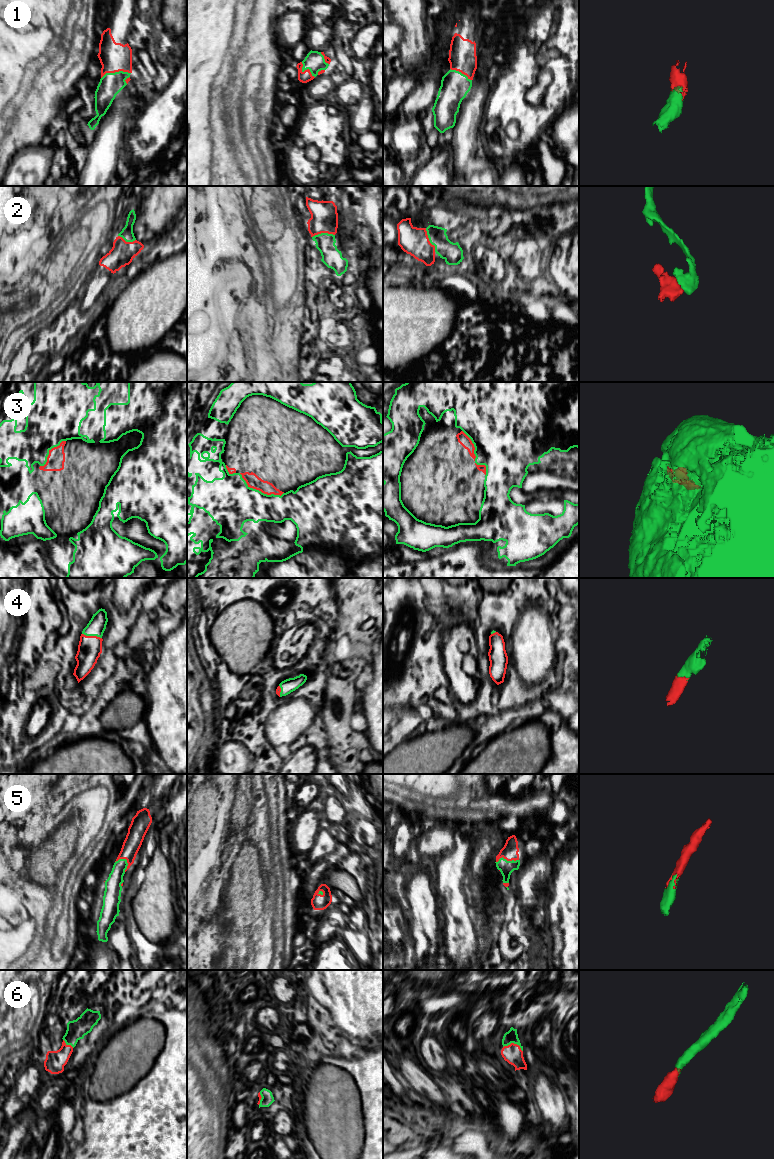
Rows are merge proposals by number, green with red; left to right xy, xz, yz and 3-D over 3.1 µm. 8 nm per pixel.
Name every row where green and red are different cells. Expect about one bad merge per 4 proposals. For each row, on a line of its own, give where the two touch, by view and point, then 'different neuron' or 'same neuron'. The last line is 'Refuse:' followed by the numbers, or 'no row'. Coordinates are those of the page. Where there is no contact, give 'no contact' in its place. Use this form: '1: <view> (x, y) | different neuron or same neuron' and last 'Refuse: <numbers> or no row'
1: xy (115, 72) | same neuron
2: yz (429, 240) | same neuron
3: xz (260, 491) | same neuron
4: xy (92, 635) | same neuron
5: yz (506, 860) | same neuron
6: yz (514, 1043) | same neuron
Refuse: no row

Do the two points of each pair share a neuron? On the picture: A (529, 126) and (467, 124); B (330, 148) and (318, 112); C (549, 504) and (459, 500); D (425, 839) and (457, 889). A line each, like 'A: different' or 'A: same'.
A: different
B: same
C: same
D: different

